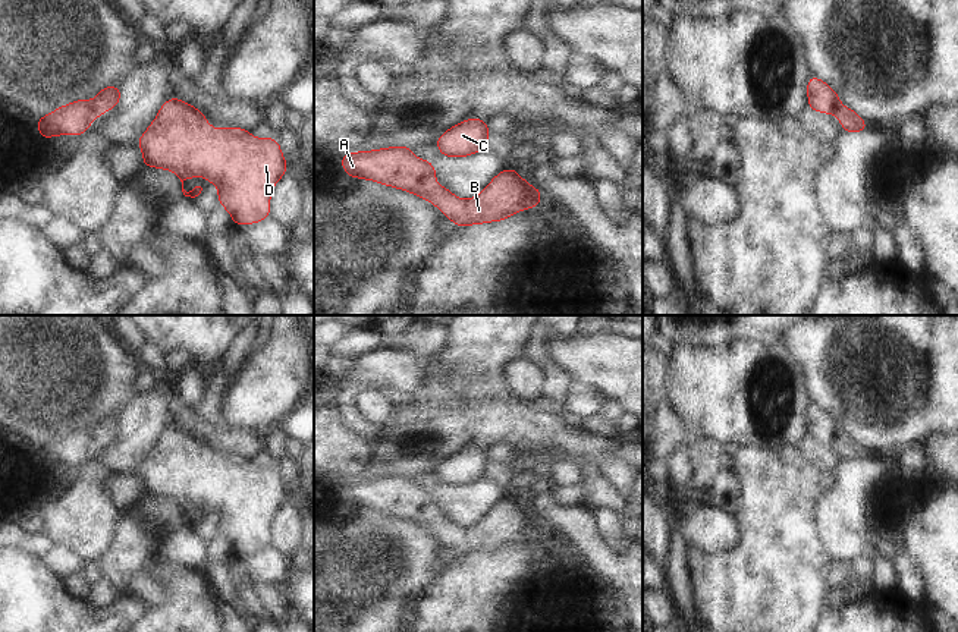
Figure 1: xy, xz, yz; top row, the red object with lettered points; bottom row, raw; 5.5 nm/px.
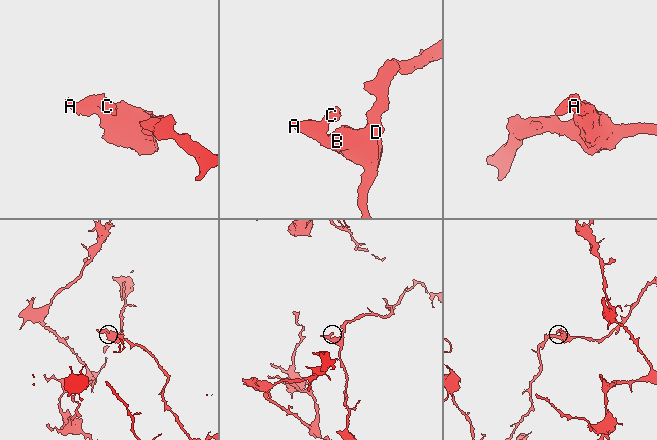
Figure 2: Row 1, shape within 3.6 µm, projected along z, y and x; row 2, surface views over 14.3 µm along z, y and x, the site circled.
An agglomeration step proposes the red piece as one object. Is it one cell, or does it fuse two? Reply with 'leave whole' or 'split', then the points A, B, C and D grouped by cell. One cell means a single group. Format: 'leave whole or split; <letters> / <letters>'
leave whole; A B C D

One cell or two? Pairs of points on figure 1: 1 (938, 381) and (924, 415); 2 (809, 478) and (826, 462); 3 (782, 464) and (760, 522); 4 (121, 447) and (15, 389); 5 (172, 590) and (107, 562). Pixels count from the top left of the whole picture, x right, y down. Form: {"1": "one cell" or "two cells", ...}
{"1": "one cell", "2": "two cells", "3": "one cell", "4": "two cells", "5": "one cell"}

